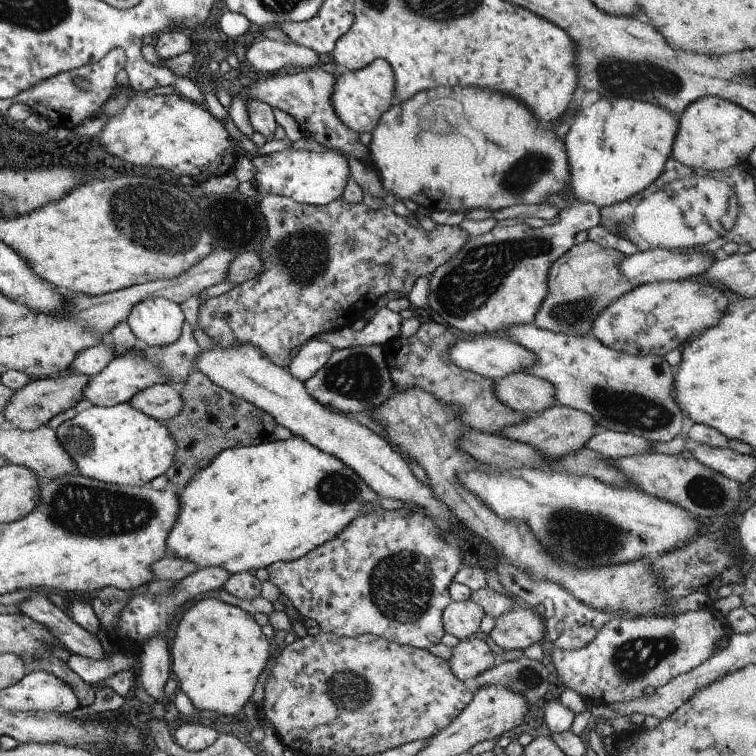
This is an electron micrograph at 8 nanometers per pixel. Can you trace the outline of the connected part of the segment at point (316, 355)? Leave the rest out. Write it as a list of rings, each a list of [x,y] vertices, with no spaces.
[[[313,340],[303,346],[287,366],[294,378],[302,382],[312,378],[327,362],[336,348],[328,342]]]

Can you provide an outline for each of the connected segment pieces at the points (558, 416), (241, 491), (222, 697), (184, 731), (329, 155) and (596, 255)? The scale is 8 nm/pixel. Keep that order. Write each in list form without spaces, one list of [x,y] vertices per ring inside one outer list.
[[[556,405],[545,410],[541,415],[526,414],[526,416],[527,419],[523,423],[504,429],[502,436],[530,445],[552,460],[575,453],[585,447],[587,442],[601,430],[597,428],[597,422],[593,416],[566,405]]]
[[[294,435],[286,440],[272,439],[257,445],[223,450],[204,470],[201,470],[189,482],[189,485],[183,491],[177,491],[177,493],[179,494],[181,509],[178,520],[167,538],[168,555],[172,554],[174,557],[191,560],[197,564],[198,569],[221,566],[223,569],[231,572],[231,574],[252,570],[252,568],[256,571],[259,568],[267,568],[267,566],[278,561],[290,562],[302,558],[305,554],[337,537],[355,518],[362,516],[365,512],[365,507],[368,507],[371,503],[378,506],[381,499],[379,494],[372,490],[372,487],[368,486],[356,474],[353,468],[343,464],[342,459],[319,449],[317,446],[311,445],[305,438],[298,435]]]
[[[203,598],[182,616],[171,648],[171,672],[196,709],[237,715],[251,700],[258,676],[274,654],[262,627],[247,611]]]
[[[186,722],[176,729],[173,738],[184,750],[198,752],[214,744],[218,735],[209,723]]]
[[[290,148],[281,152],[262,155],[251,159],[256,167],[252,179],[259,197],[280,195],[293,198],[296,202],[312,206],[324,206],[343,198],[343,192],[350,178],[350,165],[346,156],[331,149],[323,153],[295,150]]]
[[[589,239],[567,250],[566,254],[554,261],[554,264],[550,267],[548,273],[549,291],[546,298],[542,301],[538,312],[535,314],[533,324],[547,331],[565,334],[567,337],[590,335],[595,318],[598,318],[601,312],[606,310],[614,301],[617,301],[621,296],[636,288],[619,267],[626,257],[627,255],[620,253],[618,250],[604,247]]]

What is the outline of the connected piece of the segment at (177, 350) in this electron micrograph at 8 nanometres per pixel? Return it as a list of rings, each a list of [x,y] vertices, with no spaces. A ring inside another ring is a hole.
[[[185,320],[182,326],[182,334],[174,343],[163,347],[151,347],[146,344],[120,353],[114,360],[105,366],[85,388],[85,398],[92,405],[103,407],[114,406],[120,403],[128,403],[134,395],[149,389],[154,385],[173,385],[179,387],[187,381],[190,373],[196,369],[195,361],[201,356],[201,346],[196,342],[193,328]]]

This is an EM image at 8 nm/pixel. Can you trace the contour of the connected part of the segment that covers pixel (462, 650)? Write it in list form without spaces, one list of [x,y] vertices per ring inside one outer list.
[[[473,637],[464,639],[454,647],[453,657],[448,660],[451,669],[460,680],[477,678],[501,661],[484,640]]]

